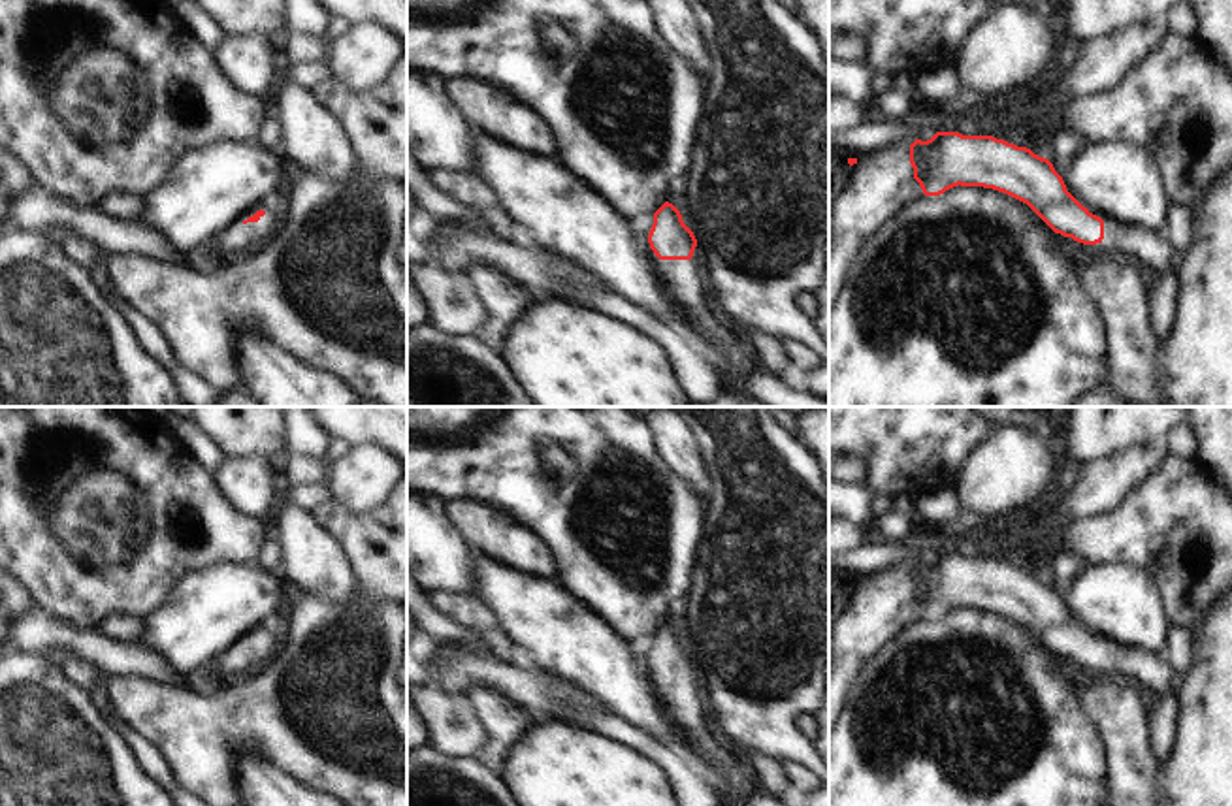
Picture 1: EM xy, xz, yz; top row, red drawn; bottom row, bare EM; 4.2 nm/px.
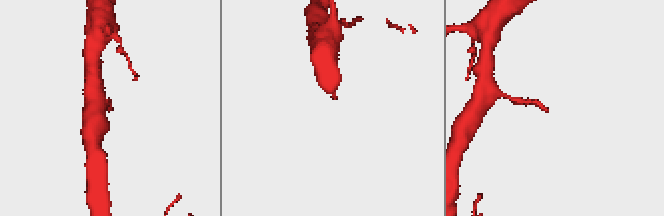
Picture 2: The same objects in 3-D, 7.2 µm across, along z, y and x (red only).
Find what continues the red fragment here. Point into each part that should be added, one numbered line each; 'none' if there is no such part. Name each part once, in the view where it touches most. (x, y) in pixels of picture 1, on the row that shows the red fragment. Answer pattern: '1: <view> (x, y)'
1: xz (686, 279)

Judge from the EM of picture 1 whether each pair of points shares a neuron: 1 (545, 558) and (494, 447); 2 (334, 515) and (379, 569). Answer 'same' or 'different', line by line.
1: different
2: same

